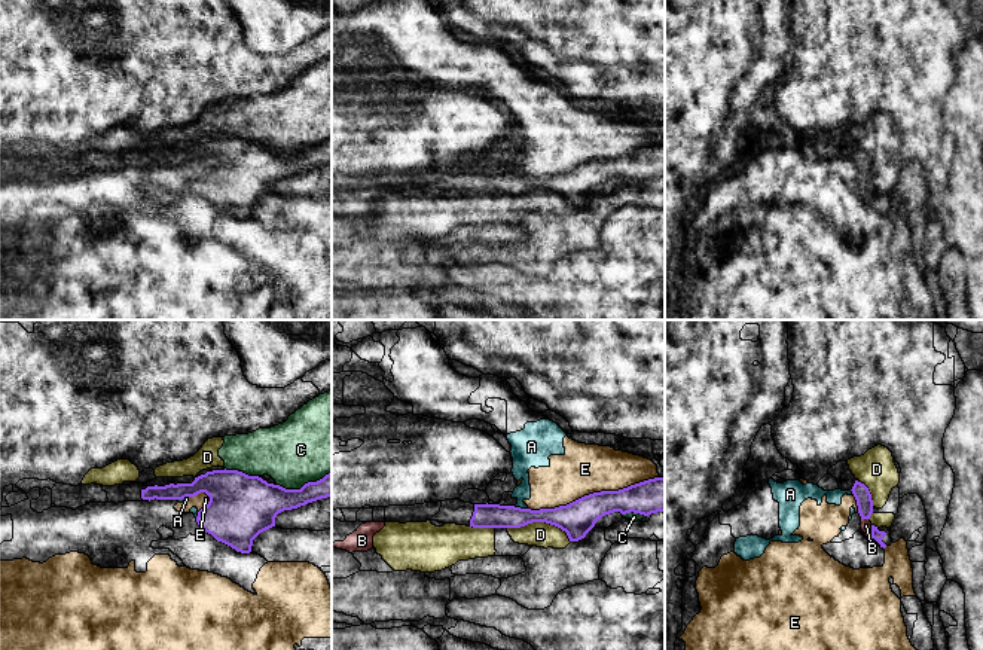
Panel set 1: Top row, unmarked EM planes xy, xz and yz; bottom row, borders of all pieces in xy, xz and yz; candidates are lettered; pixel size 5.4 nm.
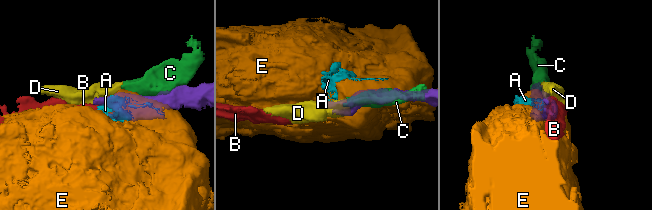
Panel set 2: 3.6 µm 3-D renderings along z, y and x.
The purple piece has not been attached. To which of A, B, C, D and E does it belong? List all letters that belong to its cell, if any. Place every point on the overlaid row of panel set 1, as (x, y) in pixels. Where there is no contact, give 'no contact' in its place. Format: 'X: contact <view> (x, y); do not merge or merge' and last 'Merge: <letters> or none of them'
A: contact xz (519, 507); do not merge
B: contact yz (872, 531); merge
C: contact xy (305, 484); do not merge
D: contact xz (542, 521); do not merge
E: contact xz (594, 493); do not merge
Merge: B

